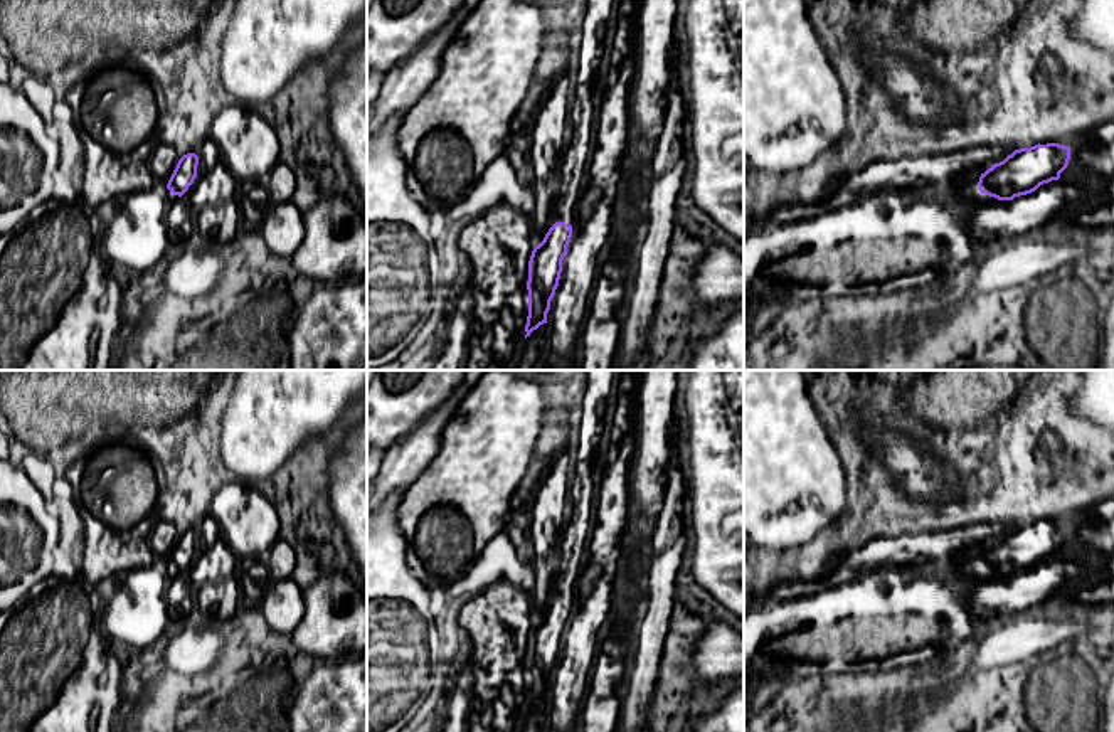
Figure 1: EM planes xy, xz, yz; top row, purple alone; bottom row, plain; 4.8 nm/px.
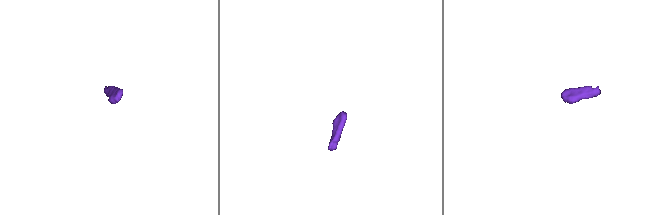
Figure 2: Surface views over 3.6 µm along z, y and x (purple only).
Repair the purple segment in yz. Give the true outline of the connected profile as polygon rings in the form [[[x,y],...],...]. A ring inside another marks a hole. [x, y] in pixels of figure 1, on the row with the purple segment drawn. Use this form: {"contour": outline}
{"contour": [[[1058,143],[1020,148],[981,173],[978,187],[981,194],[998,200],[1013,200],[1058,180],[1069,160],[1070,148]]]}

